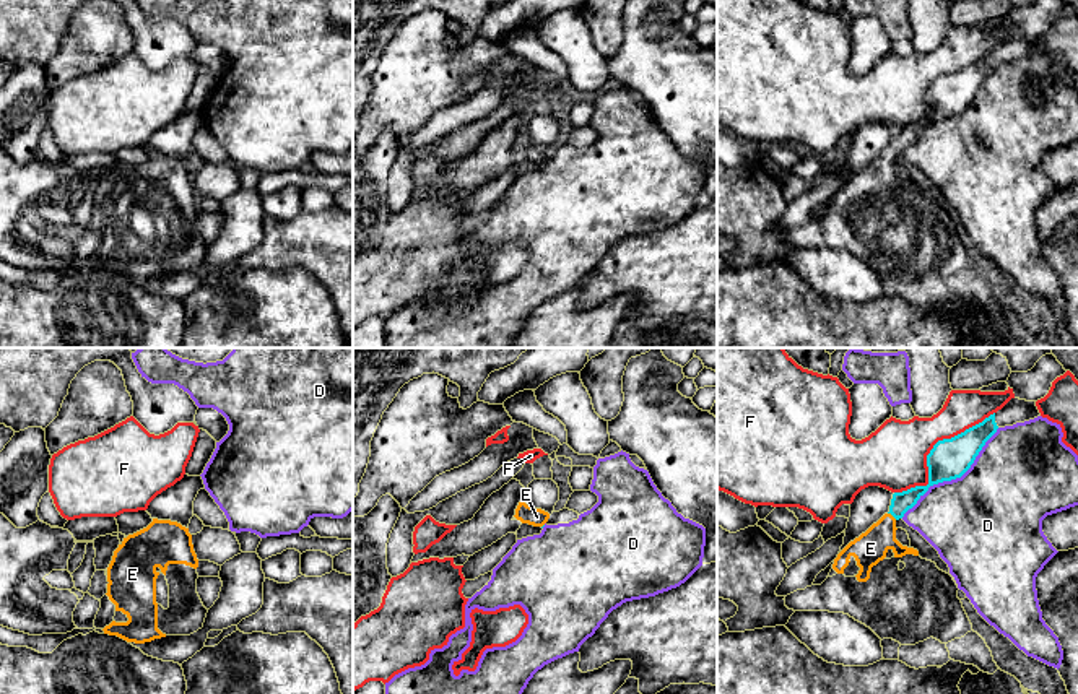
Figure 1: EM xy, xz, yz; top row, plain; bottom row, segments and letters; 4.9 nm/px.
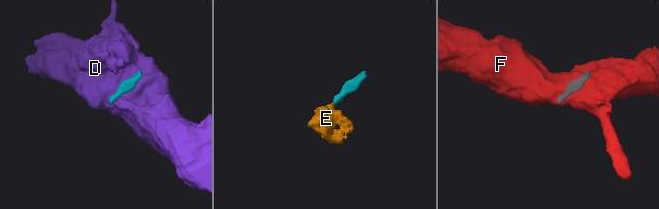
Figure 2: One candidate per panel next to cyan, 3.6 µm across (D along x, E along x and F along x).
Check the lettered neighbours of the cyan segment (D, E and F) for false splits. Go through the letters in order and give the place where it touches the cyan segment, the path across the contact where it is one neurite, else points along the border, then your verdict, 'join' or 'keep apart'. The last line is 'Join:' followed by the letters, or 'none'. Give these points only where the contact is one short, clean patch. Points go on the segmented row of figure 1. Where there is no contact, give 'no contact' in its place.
D: contact yz (953, 478); keep apart
E: contact yz (893, 516); way yz (901, 503), (893, 516), (870, 548); join
F: contact yz (930, 451); keep apart
Join: E

